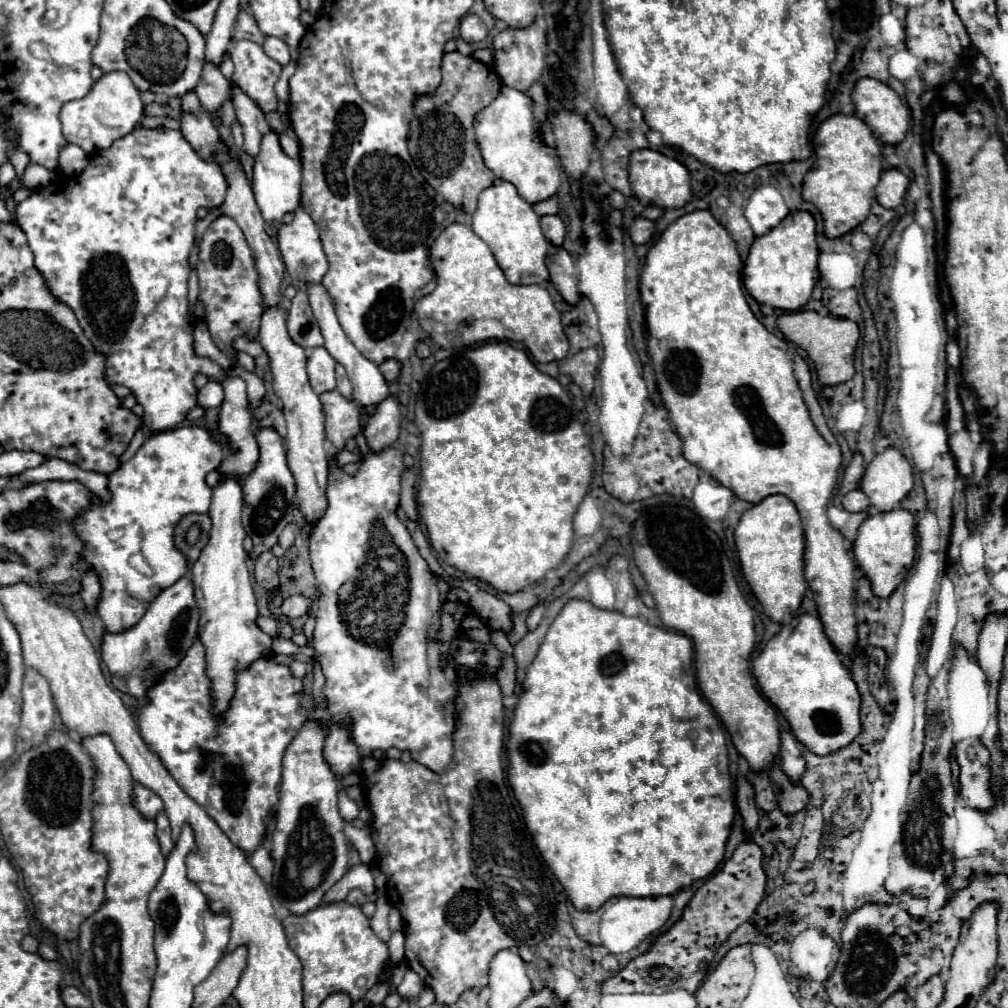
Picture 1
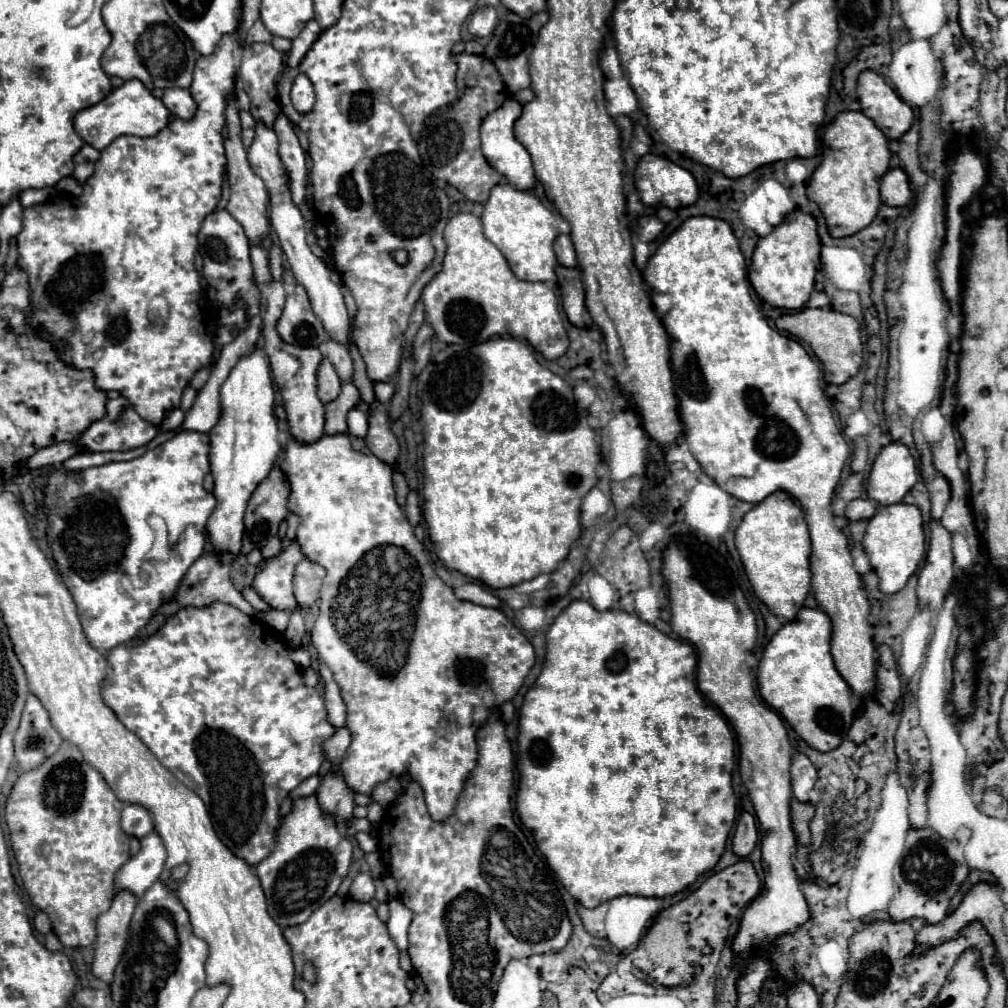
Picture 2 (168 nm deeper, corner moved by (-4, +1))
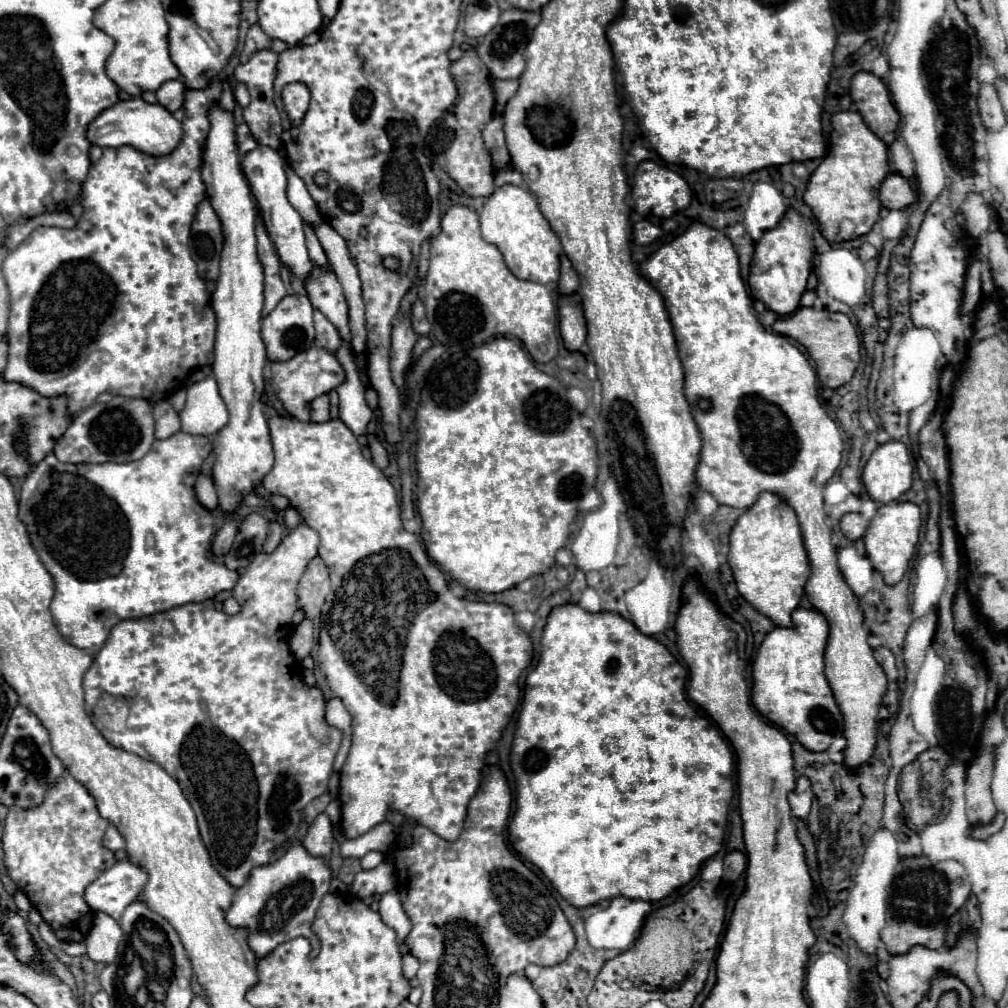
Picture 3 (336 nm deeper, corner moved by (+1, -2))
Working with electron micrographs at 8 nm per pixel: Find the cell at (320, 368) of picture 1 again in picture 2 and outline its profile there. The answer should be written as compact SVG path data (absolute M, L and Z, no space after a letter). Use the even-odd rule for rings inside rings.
M327 358L323 360L323 364L319 366L319 374L317 374L319 382L317 382L317 390L319 390L319 398L323 404L335 400L339 396L339 388L341 388L341 380L337 376L337 372L331 368L331 364L327 364Z

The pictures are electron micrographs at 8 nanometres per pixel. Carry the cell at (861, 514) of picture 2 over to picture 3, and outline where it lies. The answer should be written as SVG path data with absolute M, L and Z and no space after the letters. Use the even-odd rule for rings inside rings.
M846 513L846 515L840 519L840 529L842 529L842 533L844 533L850 541L860 539L860 537L864 535L866 527L868 527L868 521L866 521L860 513Z

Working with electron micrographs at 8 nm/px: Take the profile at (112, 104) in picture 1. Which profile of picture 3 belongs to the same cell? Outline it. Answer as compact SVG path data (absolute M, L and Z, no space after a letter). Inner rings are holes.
M128 99L118 101L116 105L104 109L90 125L88 125L88 141L98 147L120 147L120 145L132 145L138 151L150 153L150 155L168 155L174 151L174 147L182 139L182 125L158 103L146 103L144 99Z

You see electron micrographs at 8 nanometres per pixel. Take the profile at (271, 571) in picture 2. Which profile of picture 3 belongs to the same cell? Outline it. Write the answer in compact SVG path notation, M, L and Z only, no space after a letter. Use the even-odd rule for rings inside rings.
M298 525L294 531L290 531L282 539L282 543L276 547L274 553L258 553L254 557L254 561L250 563L248 571L240 577L240 581L234 587L234 599L242 605L242 611L238 615L226 615L226 613L218 611L214 607L214 599L208 599L202 603L186 603L186 605L180 605L170 611L156 613L156 615L150 615L144 619L136 619L136 621L128 619L128 621L118 623L112 629L110 637L106 639L104 647L100 649L100 653L94 657L92 667L84 675L84 689L90 689L90 687L104 687L106 689L100 695L100 701L96 703L96 707L92 709L92 719L94 719L96 727L98 727L100 717L108 719L108 723L104 721L104 725L108 725L108 727L104 727L104 729L110 729L110 731L102 731L102 735L114 747L122 747L126 751L132 751L144 759L158 763L162 769L166 769L180 783L180 787L188 795L192 809L196 811L200 835L202 835L204 845L210 851L212 863L232 887L240 887L246 881L248 873L256 865L270 863L270 857L276 847L280 847L282 843L296 837L296 831L304 821L304 813L302 813L304 807L328 789L328 777L332 773L332 763L334 763L336 751L342 741L342 733L336 727L330 727L324 719L324 703L326 703L324 695L320 693L320 689L308 687L300 679L302 669L296 663L296 671L294 671L294 657L288 647L288 627L286 625L292 625L290 617L296 613L296 583L298 583L300 575L304 573L306 565L310 563L310 559L314 559L318 555L318 543L320 543L320 537L314 529L310 529L308 525Z

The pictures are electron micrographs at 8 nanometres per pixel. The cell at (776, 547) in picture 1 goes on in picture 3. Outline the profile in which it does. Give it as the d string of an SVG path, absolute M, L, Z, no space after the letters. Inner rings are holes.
M760 493L758 503L738 517L730 533L728 561L740 595L776 625L790 627L790 615L798 607L810 577L810 563L794 509L774 493Z

